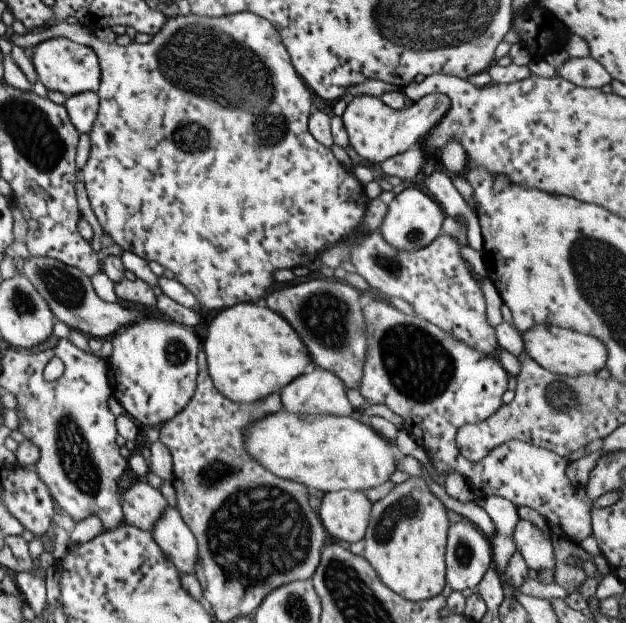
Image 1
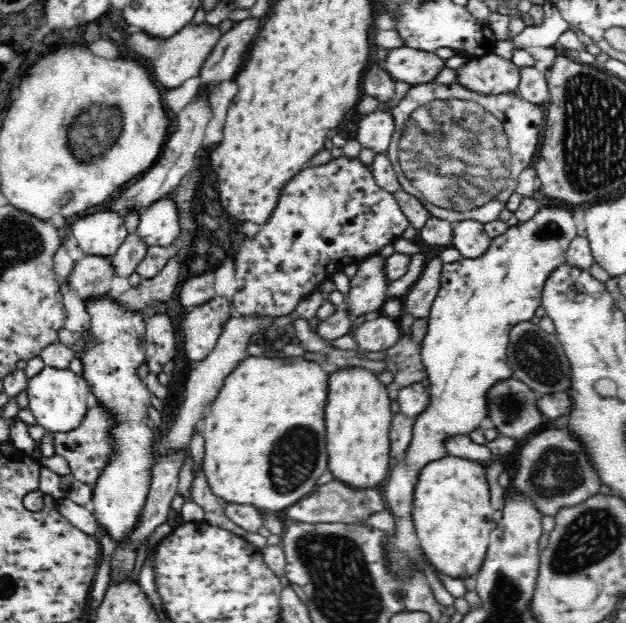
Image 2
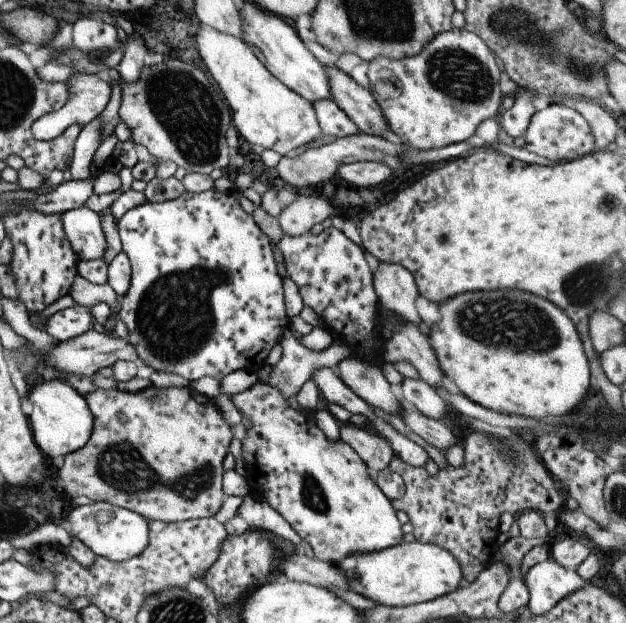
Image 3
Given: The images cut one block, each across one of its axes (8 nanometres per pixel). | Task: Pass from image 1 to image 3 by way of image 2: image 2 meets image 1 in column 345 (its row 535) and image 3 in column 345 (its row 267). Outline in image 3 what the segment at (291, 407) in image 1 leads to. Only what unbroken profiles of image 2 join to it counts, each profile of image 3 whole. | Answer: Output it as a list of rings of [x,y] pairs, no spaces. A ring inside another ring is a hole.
[[[258,381],[252,386],[248,387],[242,392],[233,394],[230,396],[230,400],[237,412],[241,416],[245,417],[249,422],[250,426],[245,430],[245,437],[241,439],[241,460],[243,462],[243,468],[245,468],[245,478],[248,479],[248,488],[250,493],[259,500],[262,498],[263,502],[267,502],[267,506],[271,506],[291,528],[300,536],[303,540],[307,552],[310,555],[318,558],[319,560],[329,563],[330,565],[336,566],[347,558],[349,554],[367,554],[367,552],[373,552],[373,550],[383,550],[385,548],[391,548],[396,544],[401,543],[401,538],[404,535],[401,533],[401,524],[395,516],[395,508],[391,506],[389,499],[379,490],[379,487],[367,472],[367,466],[365,462],[353,452],[353,448],[349,444],[345,444],[343,440],[335,440],[335,442],[327,442],[327,438],[323,436],[323,432],[319,430],[318,426],[314,423],[313,412],[297,412],[289,407],[289,404],[277,388],[269,384]]]

